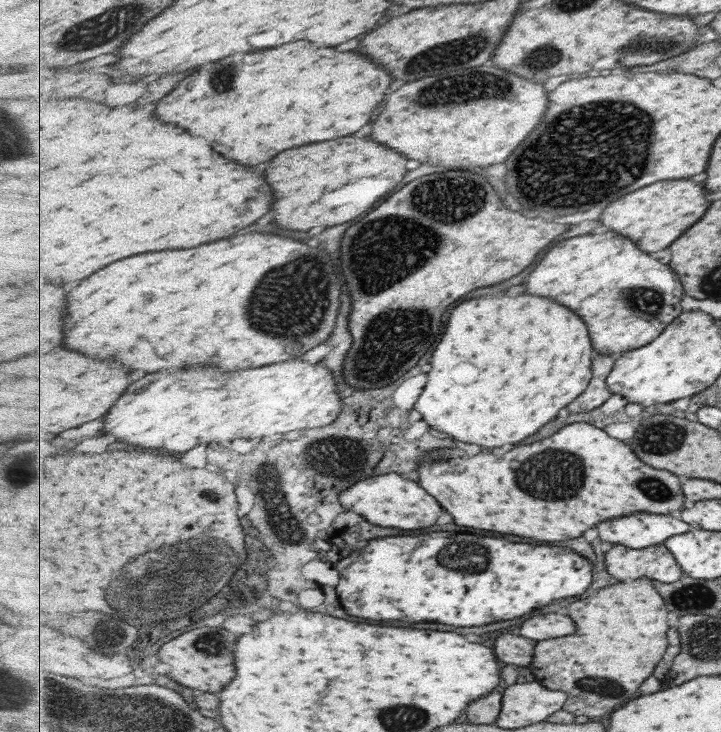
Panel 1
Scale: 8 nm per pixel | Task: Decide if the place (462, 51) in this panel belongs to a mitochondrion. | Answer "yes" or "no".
yes

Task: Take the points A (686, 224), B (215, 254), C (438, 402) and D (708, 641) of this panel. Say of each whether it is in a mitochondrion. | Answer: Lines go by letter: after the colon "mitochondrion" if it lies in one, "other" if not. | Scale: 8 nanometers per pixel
A: other
B: other
C: other
D: mitochondrion

